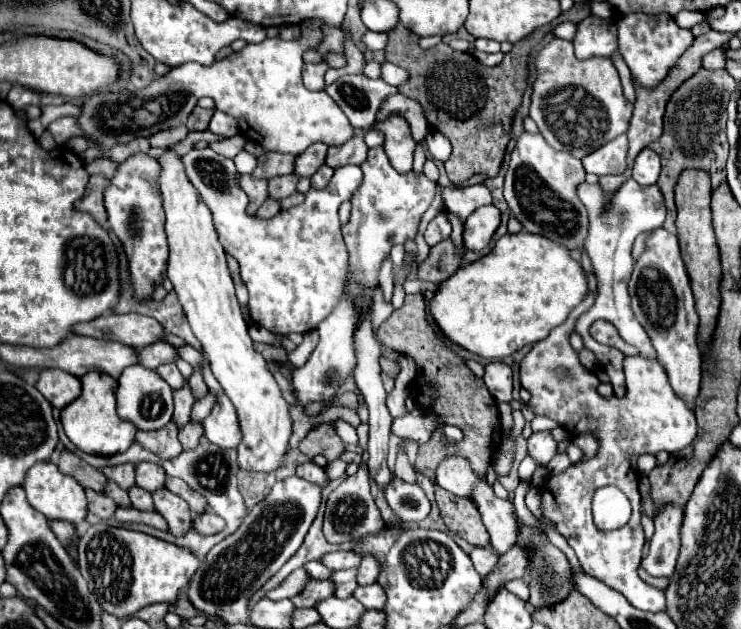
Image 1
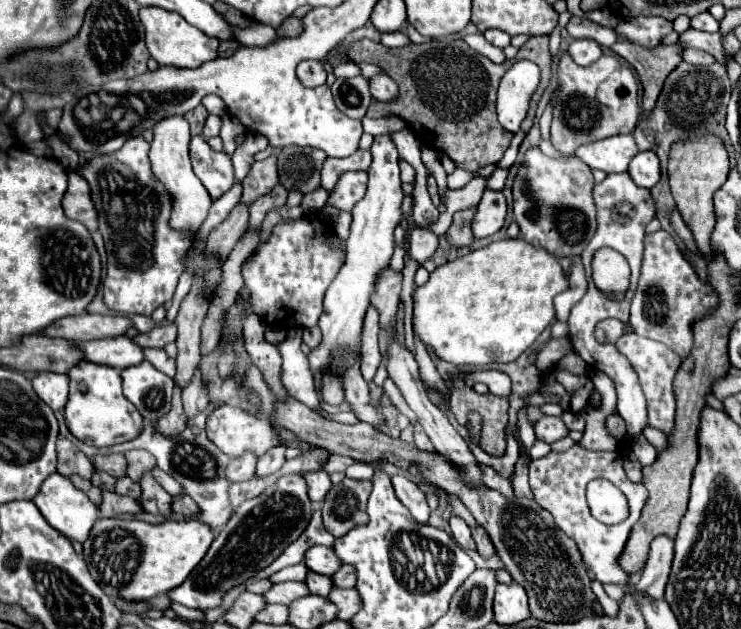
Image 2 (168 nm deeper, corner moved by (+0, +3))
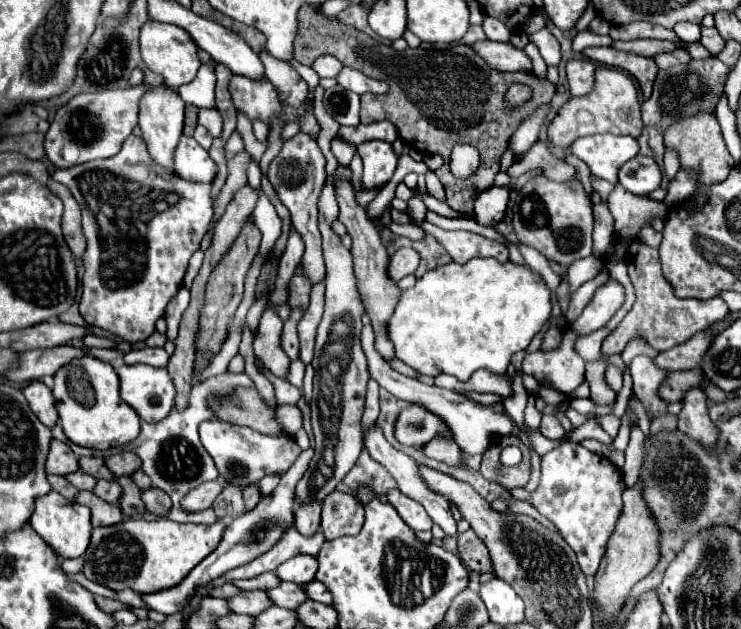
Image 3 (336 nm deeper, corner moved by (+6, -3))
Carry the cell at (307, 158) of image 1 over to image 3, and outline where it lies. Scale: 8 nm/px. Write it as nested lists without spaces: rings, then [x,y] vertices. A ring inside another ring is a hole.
[[[303,132],[289,138],[279,156],[269,166],[269,182],[273,184],[279,200],[289,208],[293,228],[299,232],[305,254],[301,258],[301,268],[311,286],[319,284],[325,278],[325,262],[321,254],[321,234],[317,228],[317,196],[321,194],[321,184],[325,184],[325,156],[317,146],[317,140],[305,136]]]

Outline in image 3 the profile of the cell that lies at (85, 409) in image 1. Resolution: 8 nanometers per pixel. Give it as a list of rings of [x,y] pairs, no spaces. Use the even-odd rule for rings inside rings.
[[[83,356],[61,366],[55,372],[53,396],[57,396],[59,426],[73,444],[107,450],[113,446],[129,444],[139,436],[141,420],[137,412],[121,400],[119,376],[109,362]]]

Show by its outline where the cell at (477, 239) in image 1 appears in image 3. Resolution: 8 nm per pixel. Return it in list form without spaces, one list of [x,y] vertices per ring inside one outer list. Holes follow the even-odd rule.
[[[491,186],[475,200],[475,218],[481,226],[495,226],[503,220],[509,204],[509,186]]]

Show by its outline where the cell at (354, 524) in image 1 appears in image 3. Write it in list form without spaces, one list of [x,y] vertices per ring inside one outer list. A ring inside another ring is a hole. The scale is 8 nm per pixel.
[[[335,490],[323,500],[321,528],[327,540],[335,540],[345,534],[357,534],[363,526],[363,520],[363,506],[351,494]]]

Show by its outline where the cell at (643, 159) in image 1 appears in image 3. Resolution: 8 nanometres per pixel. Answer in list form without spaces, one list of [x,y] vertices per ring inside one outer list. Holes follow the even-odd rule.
[[[637,156],[619,168],[619,182],[637,196],[647,196],[661,184],[661,168],[653,158]]]

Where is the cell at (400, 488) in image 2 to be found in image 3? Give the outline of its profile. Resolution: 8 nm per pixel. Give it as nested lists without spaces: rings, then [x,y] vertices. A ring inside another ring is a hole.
[[[397,488],[389,490],[385,494],[385,498],[397,510],[397,514],[405,520],[405,524],[411,526],[413,530],[431,530],[433,528],[433,520],[427,516],[425,508],[419,502],[415,502],[415,500],[407,498],[405,494],[401,494]]]

